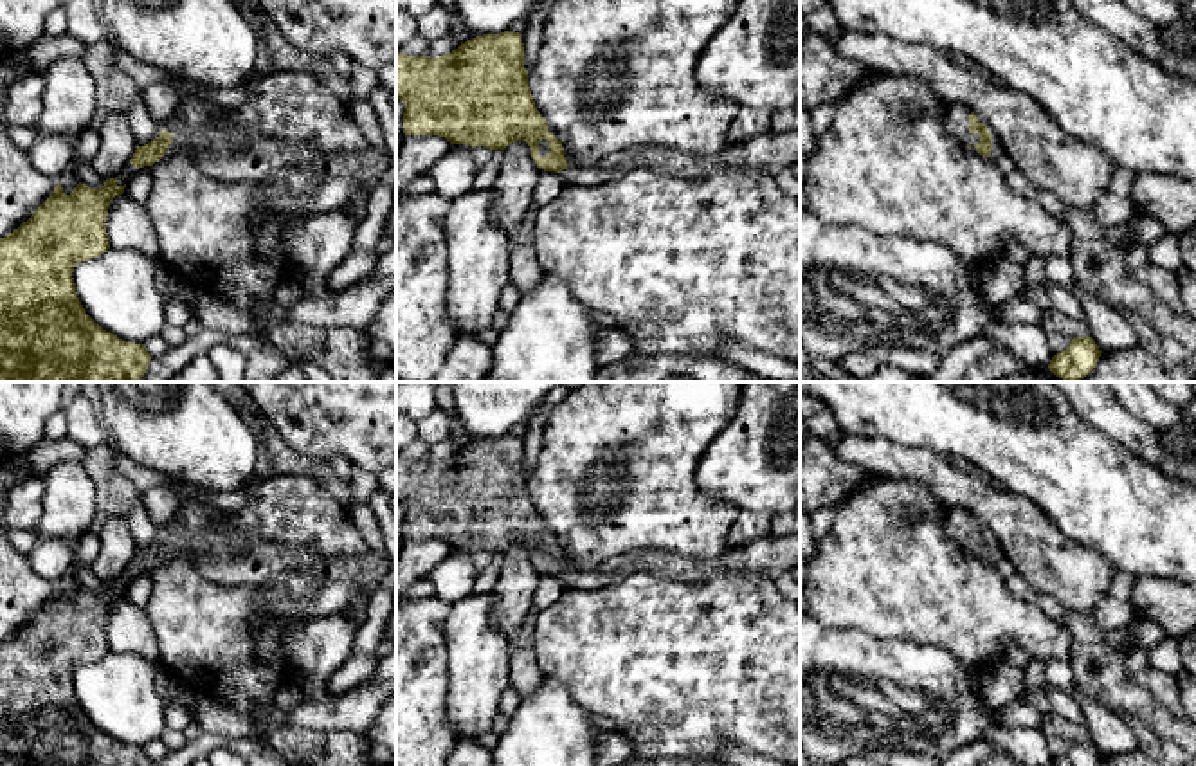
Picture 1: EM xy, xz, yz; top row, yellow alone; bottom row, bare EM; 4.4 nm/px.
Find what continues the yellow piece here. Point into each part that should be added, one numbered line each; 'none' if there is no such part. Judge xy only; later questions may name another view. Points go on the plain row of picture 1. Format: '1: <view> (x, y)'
1: xy (200, 530)

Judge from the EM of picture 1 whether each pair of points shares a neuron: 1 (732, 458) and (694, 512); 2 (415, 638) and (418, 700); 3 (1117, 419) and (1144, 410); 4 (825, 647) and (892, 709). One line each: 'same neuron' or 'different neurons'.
1: different neurons
2: same neuron
3: different neurons
4: same neuron

